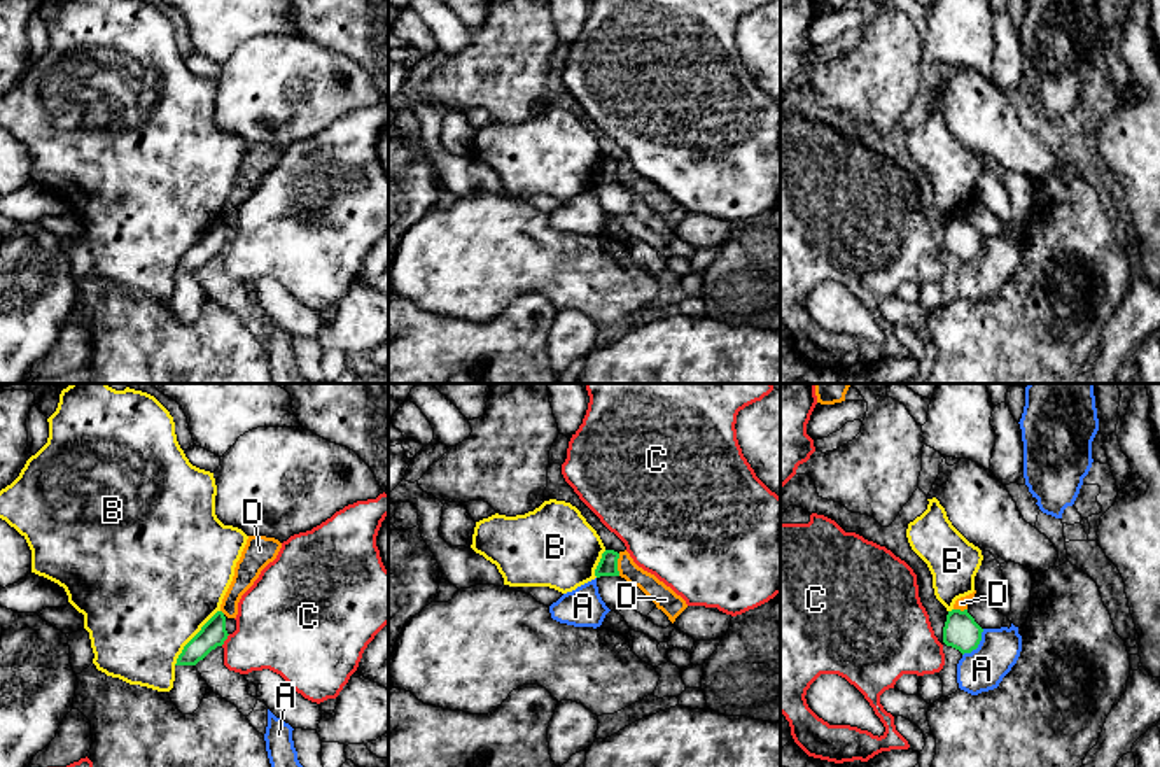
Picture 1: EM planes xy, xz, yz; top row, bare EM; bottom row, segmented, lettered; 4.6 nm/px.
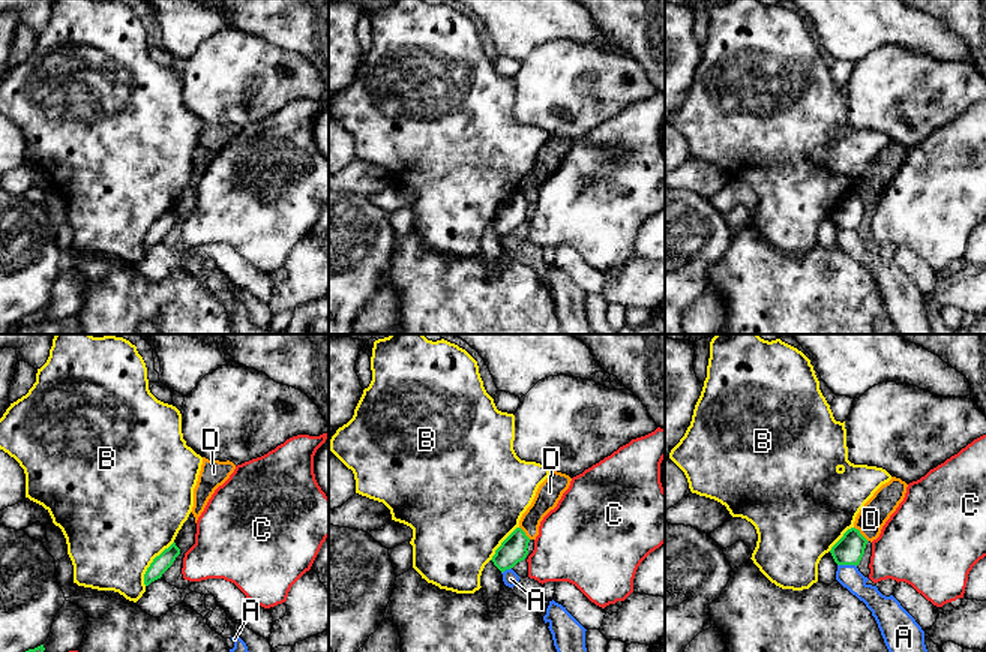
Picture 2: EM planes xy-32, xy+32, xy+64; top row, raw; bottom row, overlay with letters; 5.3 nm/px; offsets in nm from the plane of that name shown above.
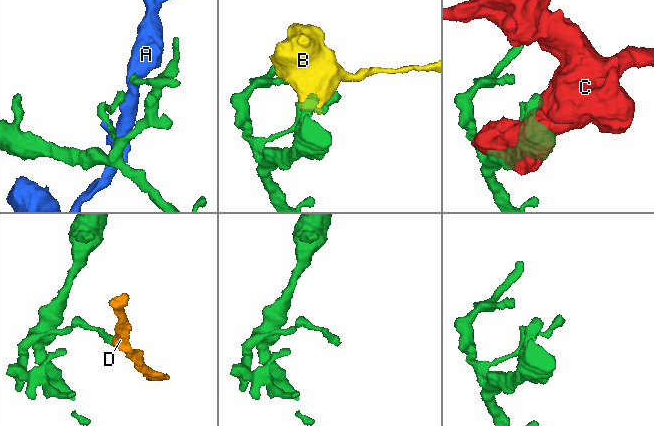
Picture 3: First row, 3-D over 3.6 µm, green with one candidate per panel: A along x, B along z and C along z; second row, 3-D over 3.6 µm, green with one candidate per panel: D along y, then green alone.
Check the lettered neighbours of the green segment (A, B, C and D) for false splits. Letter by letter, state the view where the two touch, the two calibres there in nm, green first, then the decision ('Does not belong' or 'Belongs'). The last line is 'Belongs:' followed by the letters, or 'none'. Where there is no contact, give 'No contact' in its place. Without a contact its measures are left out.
A: Touches green in yz. Thickness 160 nm (green) against 200 nm. Does not belong
B: Touches green in xy. Thickness 120 nm (green) against 500 nm. Does not belong
C: Touches green in xy. Thickness 120 nm (green) against 400 nm. Does not belong
D: Touches green in xz. Thickness 90 nm (green) against 100 nm. Does not belong
Belongs: none

